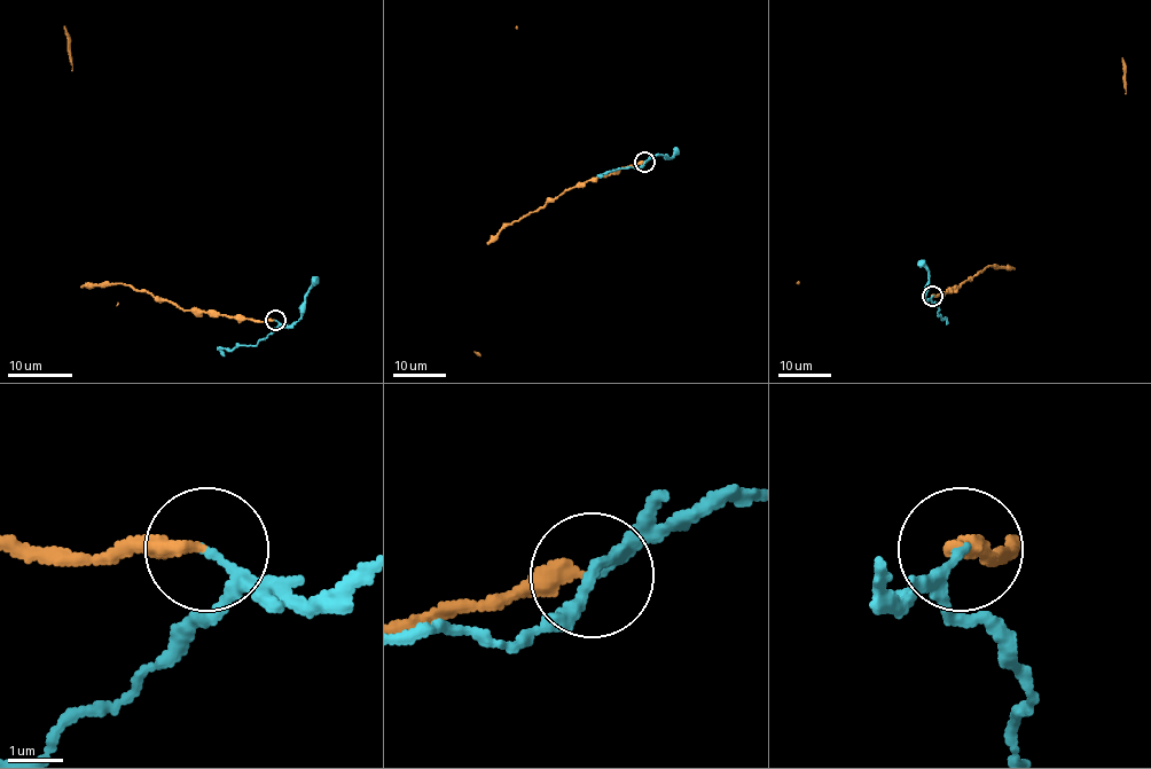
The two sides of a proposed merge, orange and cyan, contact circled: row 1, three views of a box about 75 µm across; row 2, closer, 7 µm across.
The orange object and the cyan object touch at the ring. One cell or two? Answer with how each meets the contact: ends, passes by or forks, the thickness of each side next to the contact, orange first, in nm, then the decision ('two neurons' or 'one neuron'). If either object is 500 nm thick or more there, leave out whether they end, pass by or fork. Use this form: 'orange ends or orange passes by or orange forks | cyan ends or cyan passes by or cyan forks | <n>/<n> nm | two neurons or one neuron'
orange ends | cyan passes by | 320/130 nm | two neurons

